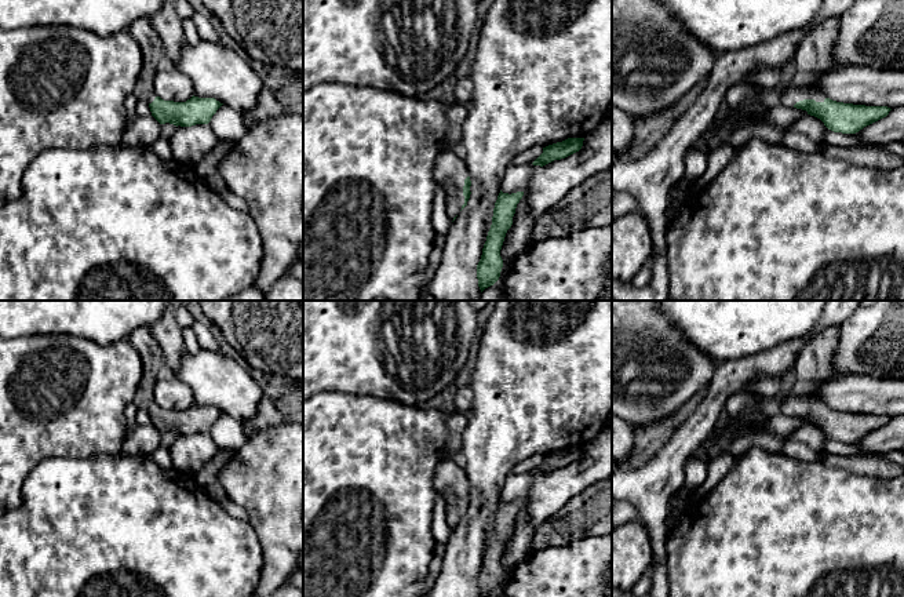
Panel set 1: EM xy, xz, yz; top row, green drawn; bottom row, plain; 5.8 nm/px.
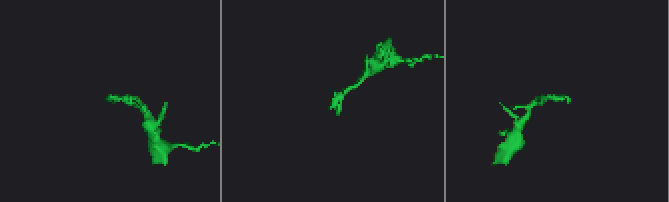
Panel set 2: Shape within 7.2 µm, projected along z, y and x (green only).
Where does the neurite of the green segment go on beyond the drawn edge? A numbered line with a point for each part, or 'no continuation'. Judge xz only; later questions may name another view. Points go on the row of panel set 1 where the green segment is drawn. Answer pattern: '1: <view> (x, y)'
1: xz (449, 170)

